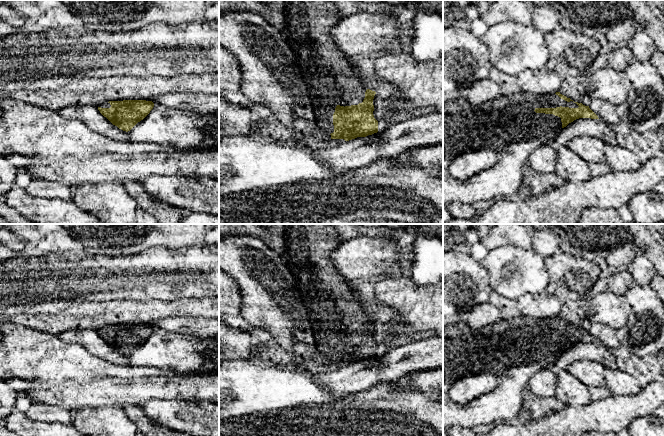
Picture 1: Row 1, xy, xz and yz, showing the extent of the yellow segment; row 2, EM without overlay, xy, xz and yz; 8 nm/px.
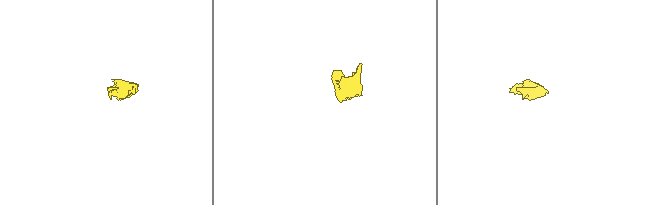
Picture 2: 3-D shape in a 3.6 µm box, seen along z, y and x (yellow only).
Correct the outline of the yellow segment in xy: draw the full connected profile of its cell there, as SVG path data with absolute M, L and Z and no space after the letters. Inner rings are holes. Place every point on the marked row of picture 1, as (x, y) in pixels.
M146 100L109 101L110 108L98 107L100 113L123 131L130 131L153 109L154 103Z

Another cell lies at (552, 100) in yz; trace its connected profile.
M536 95L536 108L556 108L556 107L578 108L579 106L573 101L567 102L558 95Z

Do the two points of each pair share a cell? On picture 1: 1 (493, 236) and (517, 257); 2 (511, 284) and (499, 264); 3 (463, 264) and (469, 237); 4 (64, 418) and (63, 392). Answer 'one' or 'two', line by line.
1: two
2: one
3: two
4: two

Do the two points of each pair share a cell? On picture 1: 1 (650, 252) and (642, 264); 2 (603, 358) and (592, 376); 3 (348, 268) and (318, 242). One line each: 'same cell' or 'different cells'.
1: different cells
2: different cells
3: different cells

